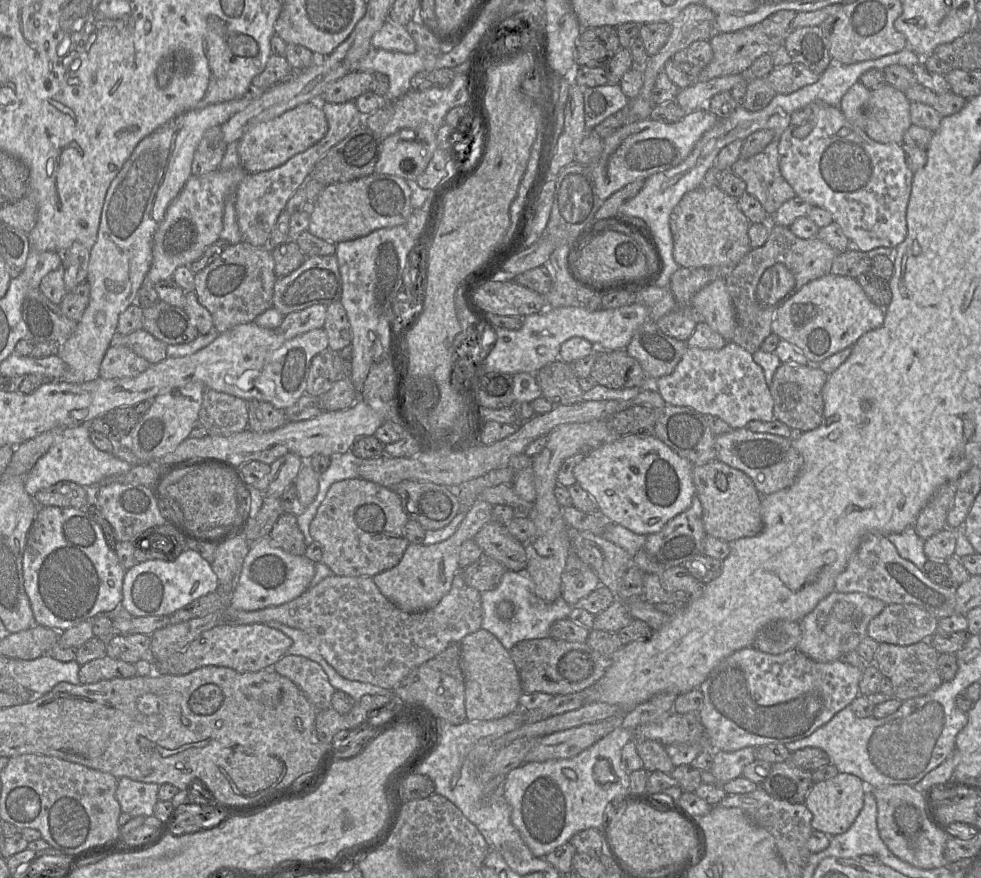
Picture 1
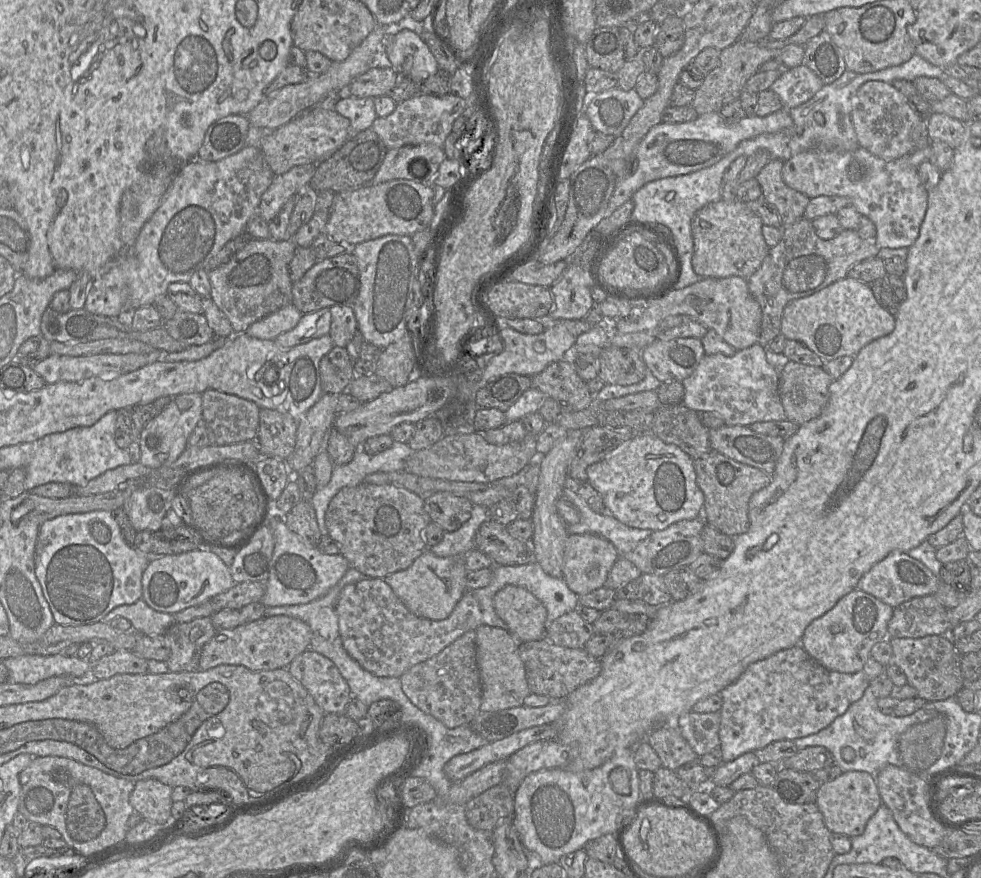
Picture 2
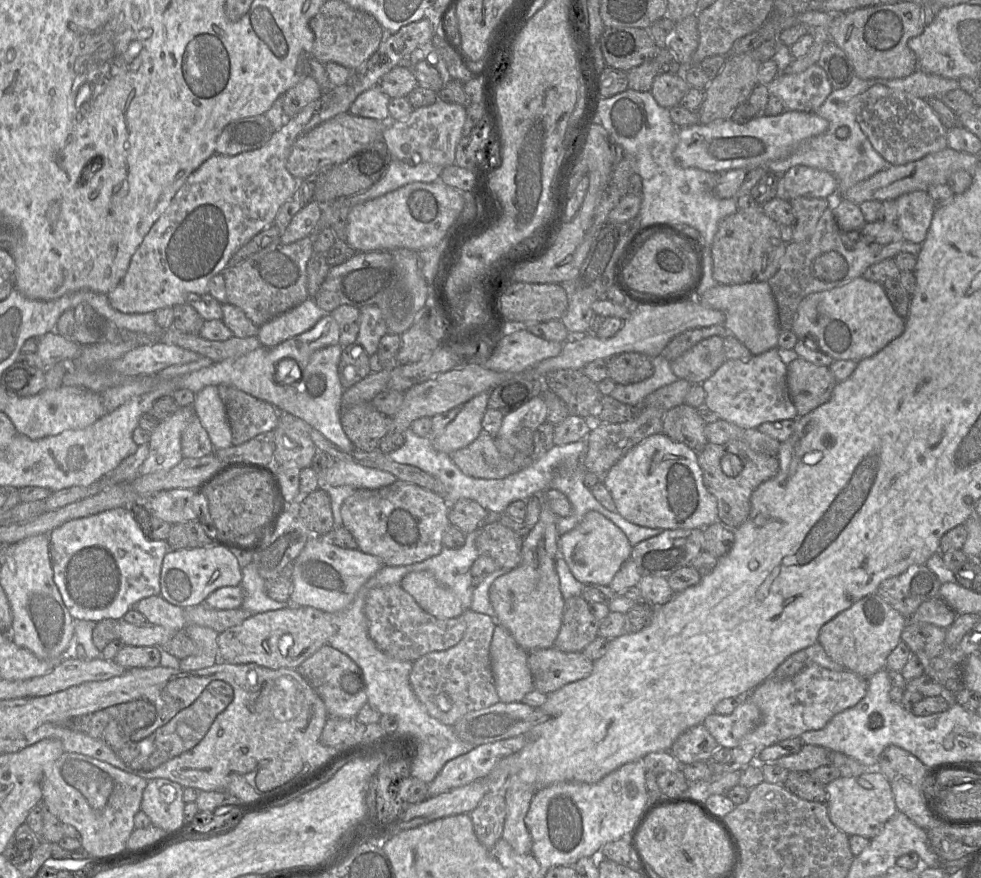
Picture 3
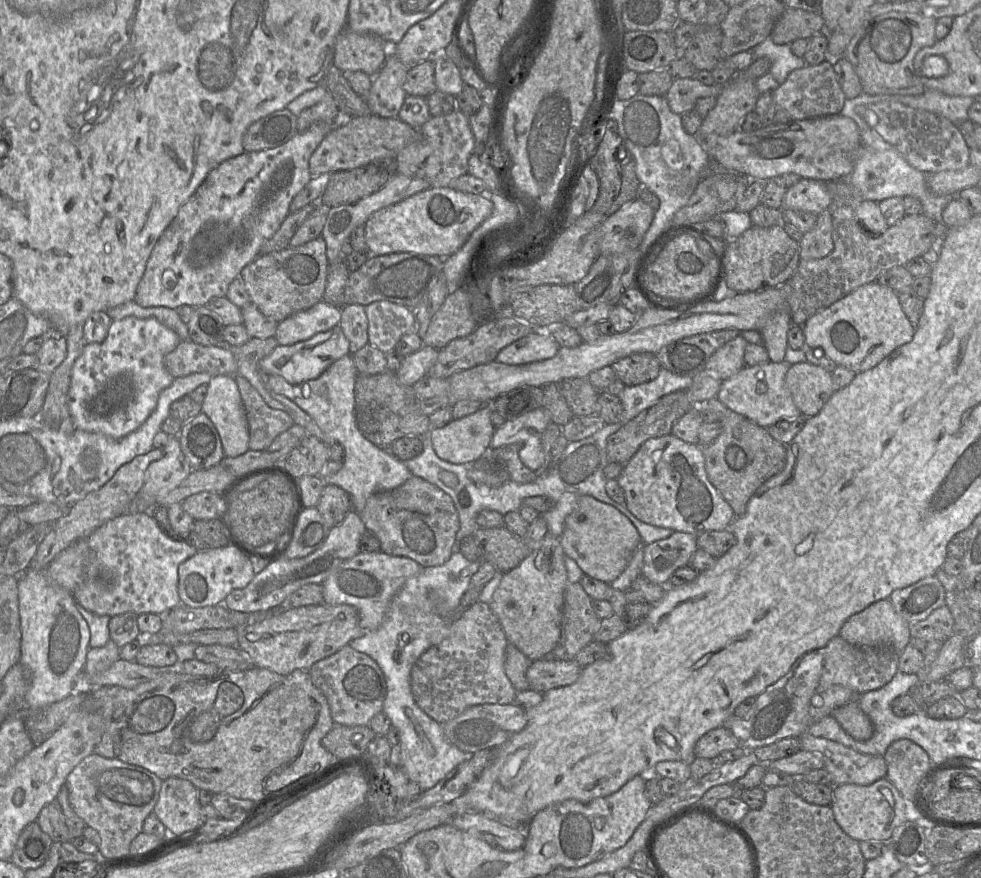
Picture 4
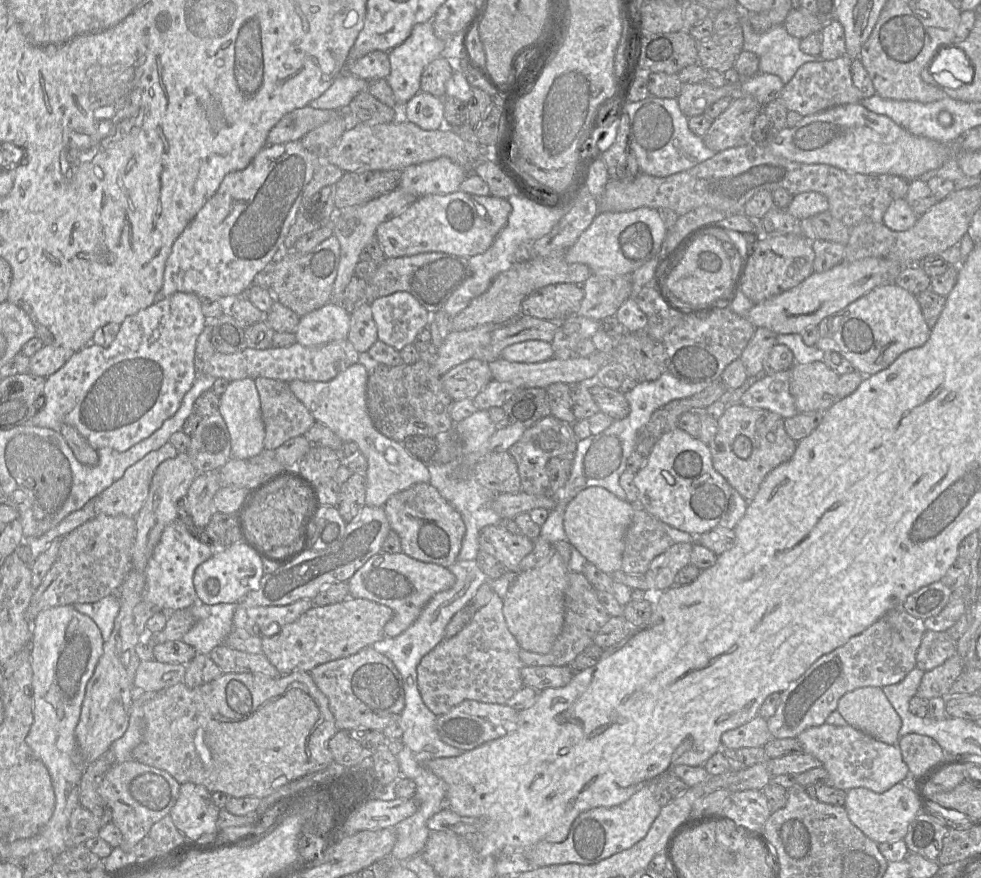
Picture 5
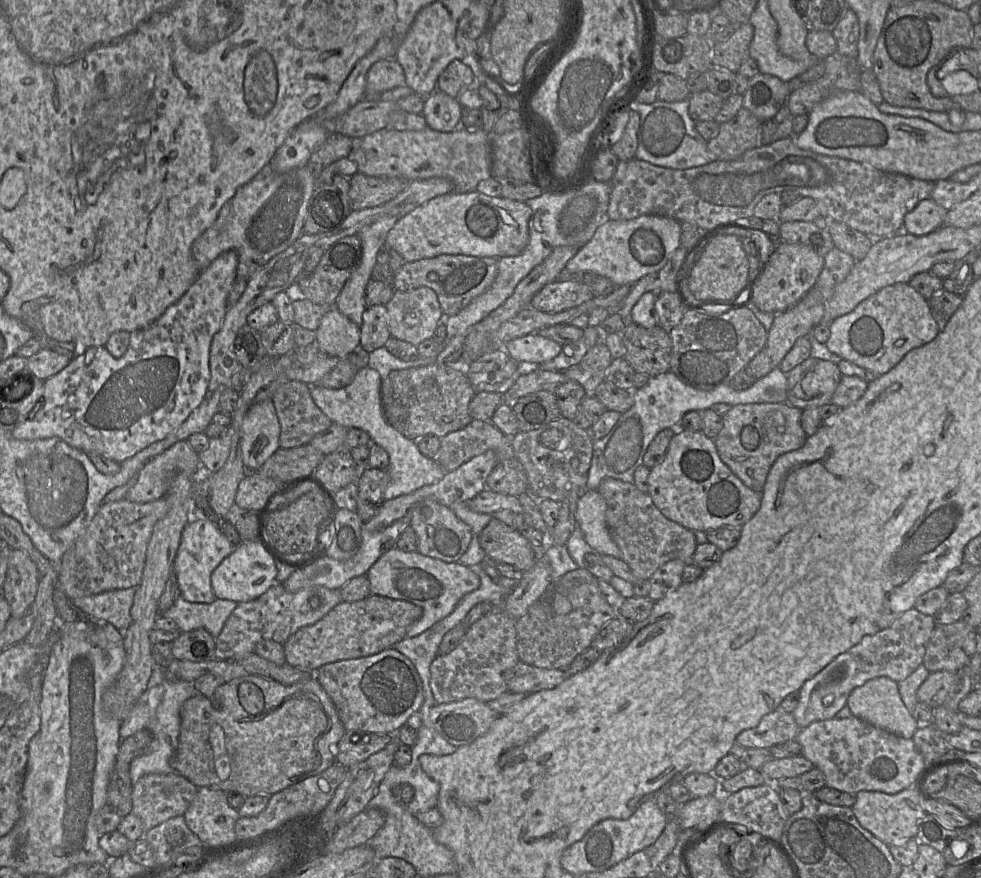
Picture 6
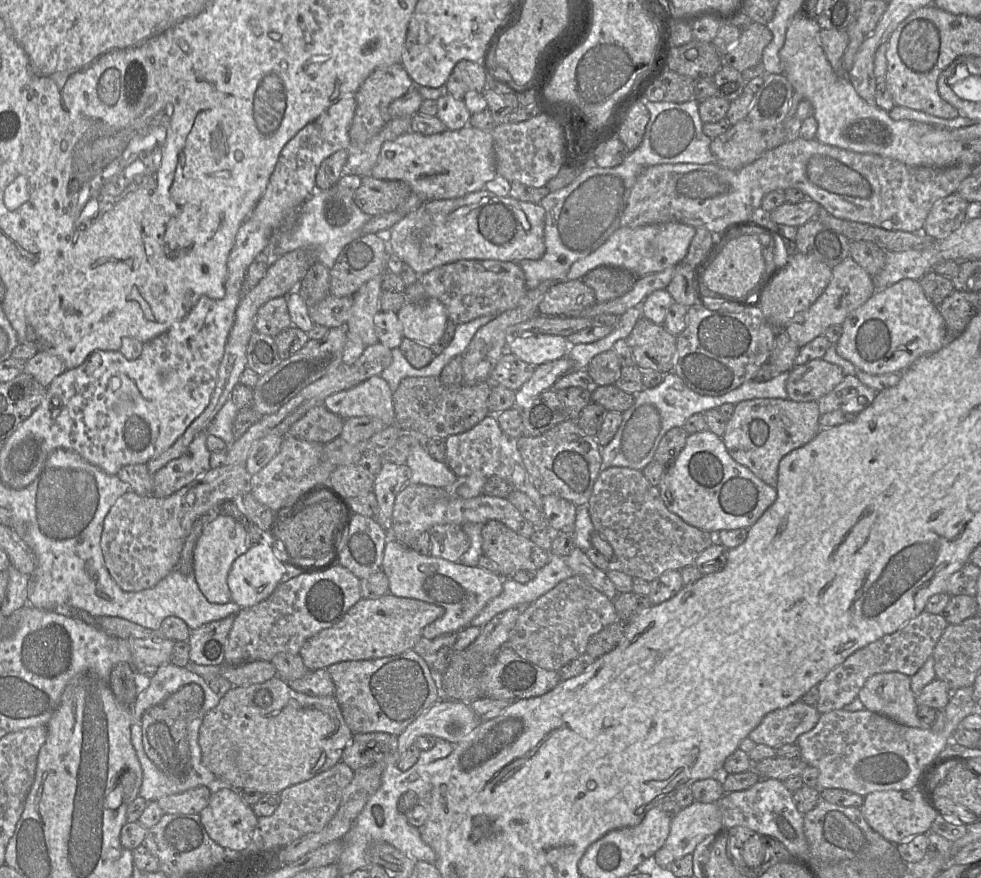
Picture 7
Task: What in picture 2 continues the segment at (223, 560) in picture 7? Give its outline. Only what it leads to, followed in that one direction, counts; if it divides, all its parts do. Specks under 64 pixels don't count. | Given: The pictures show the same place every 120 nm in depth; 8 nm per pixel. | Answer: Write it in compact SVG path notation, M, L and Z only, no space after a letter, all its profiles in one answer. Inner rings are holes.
M97 510L65 514L44 521L35 546L35 572L54 623L78 626L102 621L114 608L133 604L142 597L142 574L151 556L127 544L112 512Z

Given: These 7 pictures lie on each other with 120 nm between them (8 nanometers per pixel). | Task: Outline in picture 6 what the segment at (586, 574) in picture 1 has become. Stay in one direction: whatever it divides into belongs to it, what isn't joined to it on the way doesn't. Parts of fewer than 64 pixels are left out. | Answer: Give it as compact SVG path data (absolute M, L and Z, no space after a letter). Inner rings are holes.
M587 490L577 502L577 526L592 552L621 559L621 551L611 537L606 523L607 504L597 490Z

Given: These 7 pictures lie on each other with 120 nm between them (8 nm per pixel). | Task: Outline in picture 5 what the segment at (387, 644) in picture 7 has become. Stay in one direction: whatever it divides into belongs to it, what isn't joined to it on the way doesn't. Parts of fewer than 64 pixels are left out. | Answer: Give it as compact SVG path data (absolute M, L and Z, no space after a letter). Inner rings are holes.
M349 598L331 605L315 606L295 622L285 625L277 635L262 638L262 654L282 675L297 670L310 672L320 664L351 656L384 639L384 626L393 614L388 606L367 599Z

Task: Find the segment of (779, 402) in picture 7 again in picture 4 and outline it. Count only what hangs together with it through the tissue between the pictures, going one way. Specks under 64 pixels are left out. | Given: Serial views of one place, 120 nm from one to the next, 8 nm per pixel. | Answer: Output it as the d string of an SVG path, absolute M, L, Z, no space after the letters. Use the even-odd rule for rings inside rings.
M717 398L706 401L700 407L716 413L723 426L721 434L712 443L702 447L707 477L731 506L735 516L742 516L755 491L784 469L787 461L786 445L775 440L767 428L733 412Z

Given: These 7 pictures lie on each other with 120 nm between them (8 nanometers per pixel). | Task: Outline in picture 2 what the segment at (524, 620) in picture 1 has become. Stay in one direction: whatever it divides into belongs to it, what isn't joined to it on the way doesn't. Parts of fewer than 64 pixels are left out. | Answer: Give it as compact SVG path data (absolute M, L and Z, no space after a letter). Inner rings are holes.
M535 561L515 566L494 566L490 584L484 588L471 590L471 594L477 599L482 612L482 624L508 630L508 626L496 614L493 605L495 594L506 585L523 587L541 601L547 611L545 621L546 631L555 619L563 614L576 610L579 604L578 595L569 589L563 577L555 578L549 576Z

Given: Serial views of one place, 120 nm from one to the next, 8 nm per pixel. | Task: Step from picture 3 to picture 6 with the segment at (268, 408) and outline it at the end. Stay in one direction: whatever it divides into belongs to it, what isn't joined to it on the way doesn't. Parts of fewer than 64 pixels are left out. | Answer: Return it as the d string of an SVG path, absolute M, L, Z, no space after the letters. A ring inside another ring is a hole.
M278 379L271 384L270 392L271 401L281 428L279 438L281 449L290 449L308 444L316 435L333 424L314 403L310 393L310 385L299 381Z

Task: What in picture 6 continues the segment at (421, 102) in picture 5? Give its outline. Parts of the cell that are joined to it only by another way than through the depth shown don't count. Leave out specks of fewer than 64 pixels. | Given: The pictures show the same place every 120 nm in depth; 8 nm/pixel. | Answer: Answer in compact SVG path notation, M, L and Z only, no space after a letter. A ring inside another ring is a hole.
M434 90L425 97L422 116L427 126L435 131L452 132L460 126L462 106L440 90Z

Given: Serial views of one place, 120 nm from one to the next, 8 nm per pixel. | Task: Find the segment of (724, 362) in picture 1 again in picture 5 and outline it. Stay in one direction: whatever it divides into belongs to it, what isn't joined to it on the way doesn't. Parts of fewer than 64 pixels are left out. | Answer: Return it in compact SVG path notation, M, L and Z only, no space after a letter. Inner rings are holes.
M790 370L765 374L741 397L740 404L749 408L764 409L787 419L798 414L789 389Z

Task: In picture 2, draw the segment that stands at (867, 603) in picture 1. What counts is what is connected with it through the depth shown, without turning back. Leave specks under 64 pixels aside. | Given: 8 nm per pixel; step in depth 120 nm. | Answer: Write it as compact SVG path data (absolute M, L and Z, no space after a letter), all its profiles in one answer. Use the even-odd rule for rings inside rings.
M854 589L835 606L813 620L805 629L800 646L820 665L830 671L856 673L863 670L872 647L887 638L893 608L876 597Z

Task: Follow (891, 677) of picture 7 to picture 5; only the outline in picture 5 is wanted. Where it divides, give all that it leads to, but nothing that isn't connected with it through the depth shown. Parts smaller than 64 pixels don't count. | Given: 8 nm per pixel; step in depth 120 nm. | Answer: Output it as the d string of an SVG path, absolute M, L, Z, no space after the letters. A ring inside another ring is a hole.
M862 687L843 695L837 709L847 725L888 745L897 745L901 719L883 690Z

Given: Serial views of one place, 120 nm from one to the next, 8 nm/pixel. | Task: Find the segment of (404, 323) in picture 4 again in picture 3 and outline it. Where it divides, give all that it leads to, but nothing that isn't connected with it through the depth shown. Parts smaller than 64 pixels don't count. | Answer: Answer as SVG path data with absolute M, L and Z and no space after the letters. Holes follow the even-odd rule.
M375 305L360 309L359 332L356 344L361 345L369 356L377 352L380 339L388 334L380 309Z

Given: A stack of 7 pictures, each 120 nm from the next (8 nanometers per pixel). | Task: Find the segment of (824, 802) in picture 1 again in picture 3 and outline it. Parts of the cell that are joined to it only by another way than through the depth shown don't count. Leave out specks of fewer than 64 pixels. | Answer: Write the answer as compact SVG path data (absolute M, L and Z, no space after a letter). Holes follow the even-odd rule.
M871 769L856 777L839 777L825 787L829 818L848 836L862 836L871 840L883 830L886 822L897 812L890 784L877 769Z

